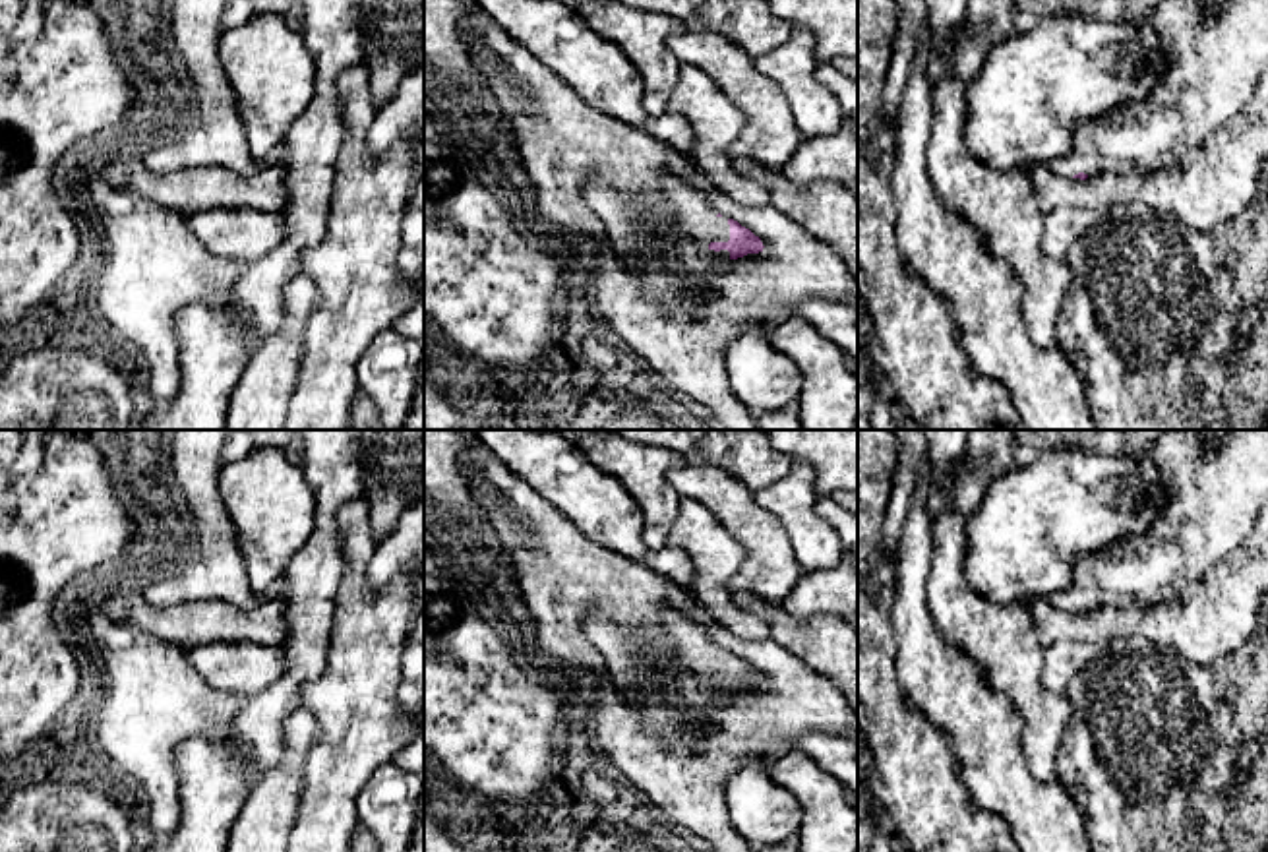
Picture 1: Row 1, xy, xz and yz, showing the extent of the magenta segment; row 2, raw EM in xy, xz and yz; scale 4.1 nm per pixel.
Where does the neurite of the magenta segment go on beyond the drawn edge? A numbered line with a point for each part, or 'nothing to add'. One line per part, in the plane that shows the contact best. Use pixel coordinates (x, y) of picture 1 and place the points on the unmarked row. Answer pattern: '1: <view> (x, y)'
1: xz (639, 672)

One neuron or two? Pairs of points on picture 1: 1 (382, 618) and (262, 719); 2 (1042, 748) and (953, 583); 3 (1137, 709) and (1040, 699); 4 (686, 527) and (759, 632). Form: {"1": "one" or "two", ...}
{"1": "two", "2": "one", "3": "two", "4": "one"}

